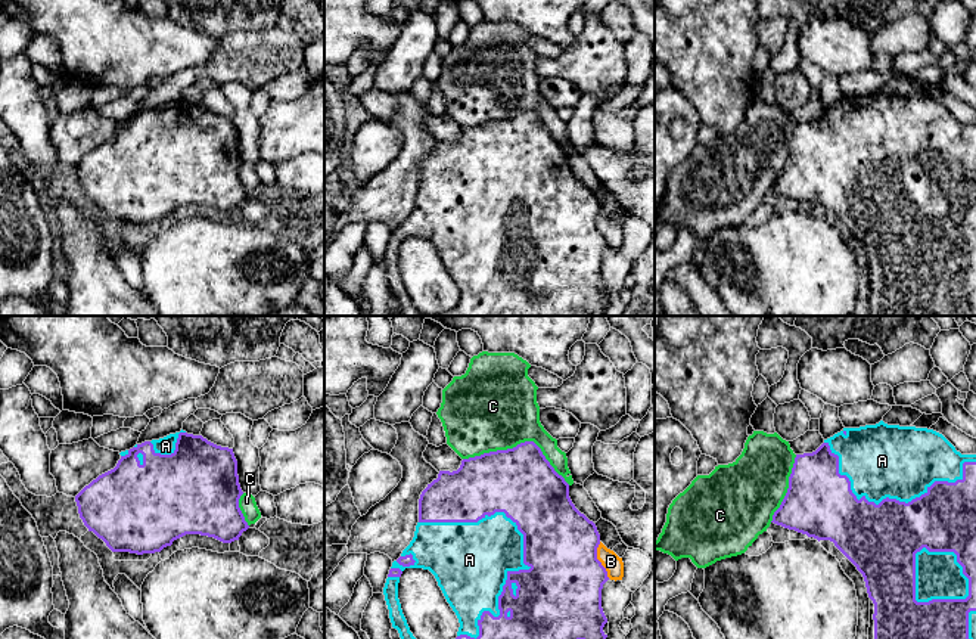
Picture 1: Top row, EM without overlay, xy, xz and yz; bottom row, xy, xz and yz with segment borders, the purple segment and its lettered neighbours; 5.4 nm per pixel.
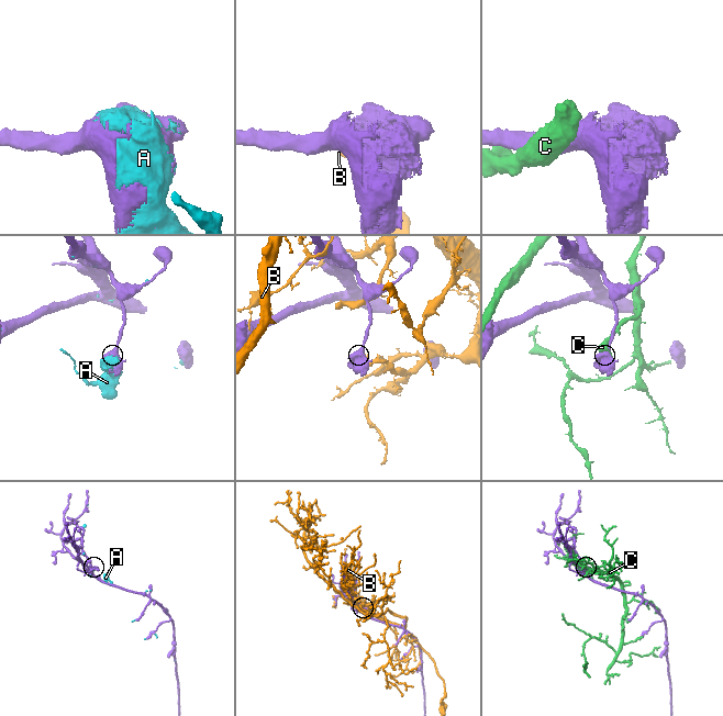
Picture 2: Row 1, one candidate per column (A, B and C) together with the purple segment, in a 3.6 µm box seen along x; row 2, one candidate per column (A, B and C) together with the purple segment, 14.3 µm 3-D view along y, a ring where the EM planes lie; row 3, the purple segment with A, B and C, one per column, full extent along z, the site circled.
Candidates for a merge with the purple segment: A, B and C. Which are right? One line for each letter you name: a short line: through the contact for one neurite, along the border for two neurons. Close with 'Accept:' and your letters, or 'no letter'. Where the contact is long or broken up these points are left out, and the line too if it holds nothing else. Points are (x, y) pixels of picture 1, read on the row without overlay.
Accept: A

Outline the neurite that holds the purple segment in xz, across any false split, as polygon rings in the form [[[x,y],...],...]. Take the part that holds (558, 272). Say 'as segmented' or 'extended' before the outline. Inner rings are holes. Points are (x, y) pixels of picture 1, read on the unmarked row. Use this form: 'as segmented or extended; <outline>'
extended; [[[534,111],[463,128],[457,140],[439,140],[420,164],[414,207],[392,232],[383,257],[392,297],[398,300],[402,316],[428,316],[410,301],[398,269],[402,241],[423,238],[435,245],[460,292],[456,308],[435,316],[576,316],[578,310],[602,316],[607,307],[602,258],[609,246],[597,229],[599,214],[596,193],[575,177],[569,153]]]

